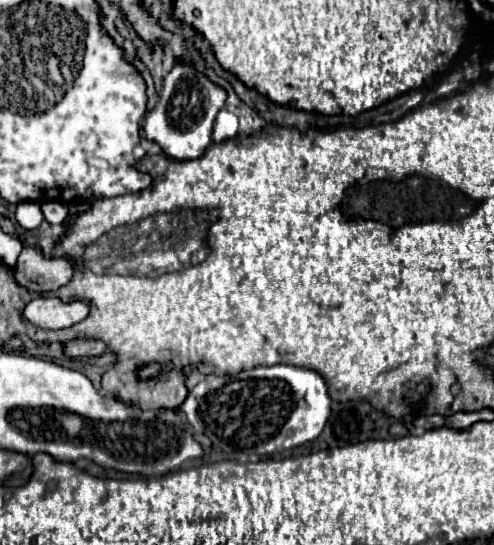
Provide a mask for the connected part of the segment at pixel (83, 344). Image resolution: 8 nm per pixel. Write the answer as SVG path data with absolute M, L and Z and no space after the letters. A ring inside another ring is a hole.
M75 339L65 345L65 355L69 357L95 357L95 355L103 355L105 351L107 347L101 341L93 341L93 339Z

